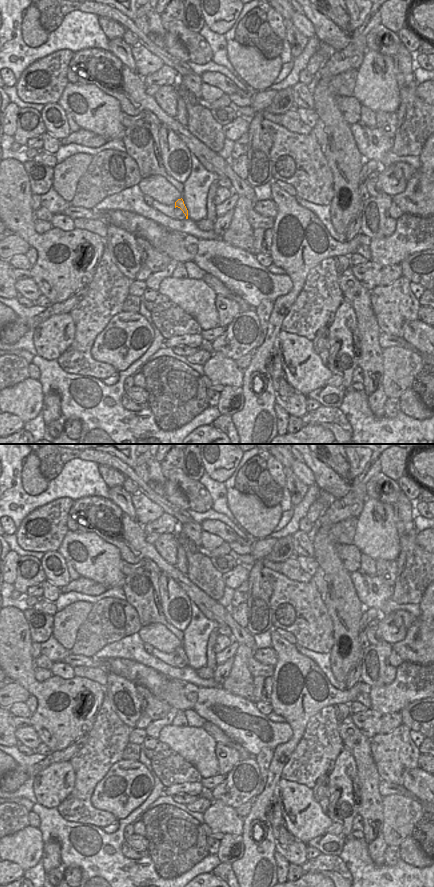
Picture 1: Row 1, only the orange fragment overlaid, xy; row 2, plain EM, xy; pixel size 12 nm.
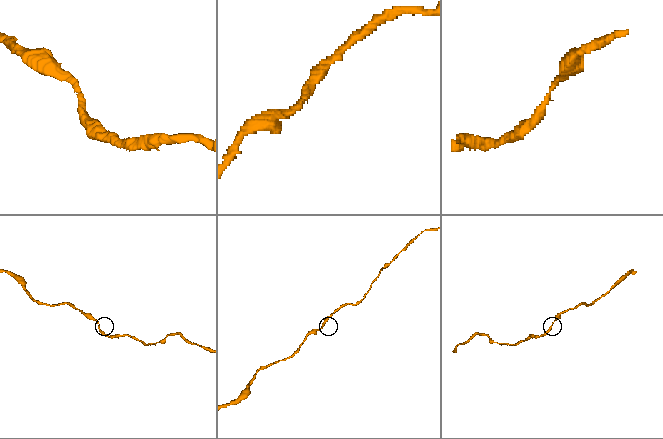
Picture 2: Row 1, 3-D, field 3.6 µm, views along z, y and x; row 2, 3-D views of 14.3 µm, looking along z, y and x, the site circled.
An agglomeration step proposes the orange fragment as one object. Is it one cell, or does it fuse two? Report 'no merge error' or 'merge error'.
no merge error

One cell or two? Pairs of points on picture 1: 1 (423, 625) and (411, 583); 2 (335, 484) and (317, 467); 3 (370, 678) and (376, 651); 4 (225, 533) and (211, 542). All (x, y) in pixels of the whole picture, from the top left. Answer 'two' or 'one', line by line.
1: two
2: one
3: one
4: two

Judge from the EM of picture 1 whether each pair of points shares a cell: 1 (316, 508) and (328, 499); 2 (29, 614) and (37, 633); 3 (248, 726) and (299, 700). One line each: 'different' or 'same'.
1: same
2: same
3: different

